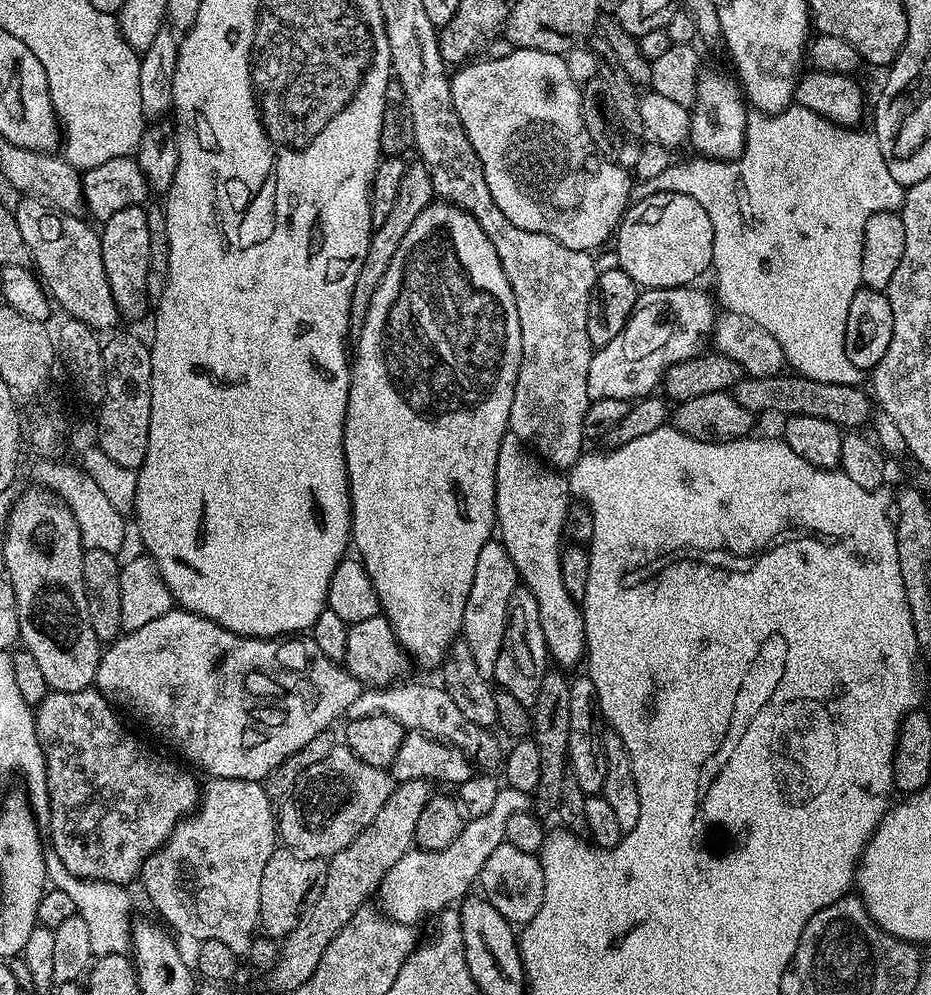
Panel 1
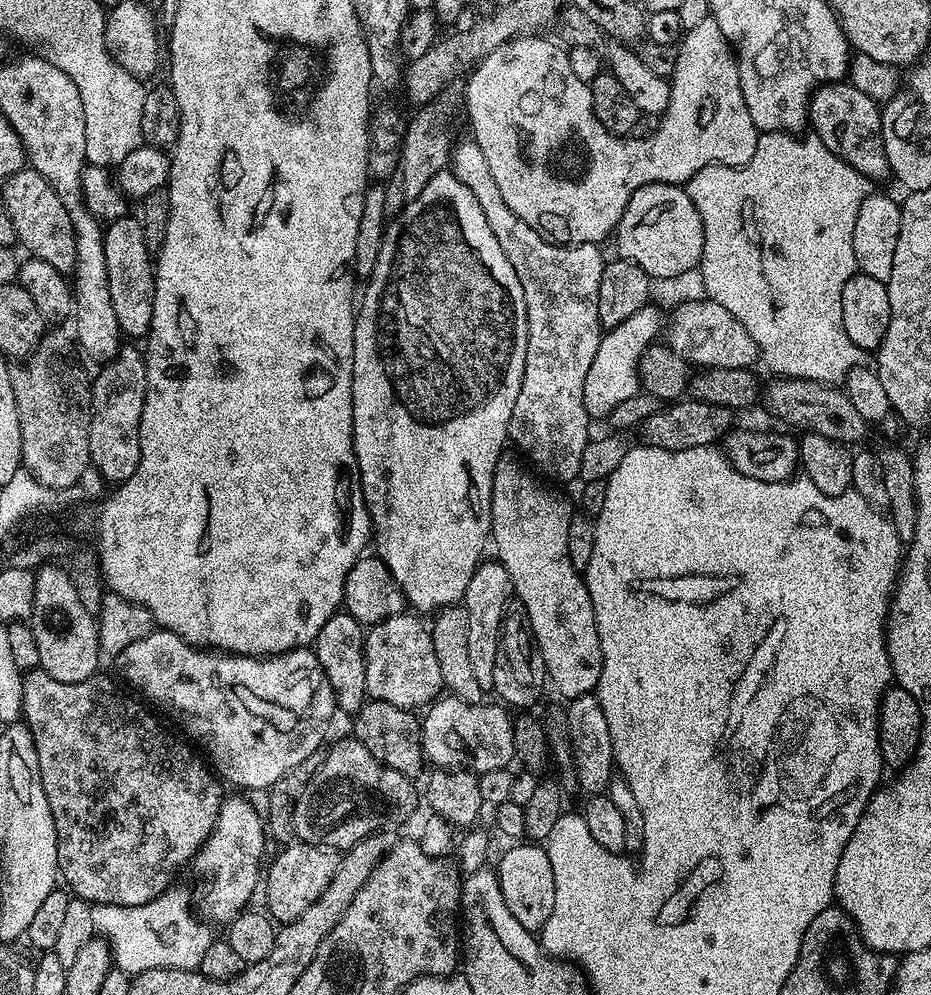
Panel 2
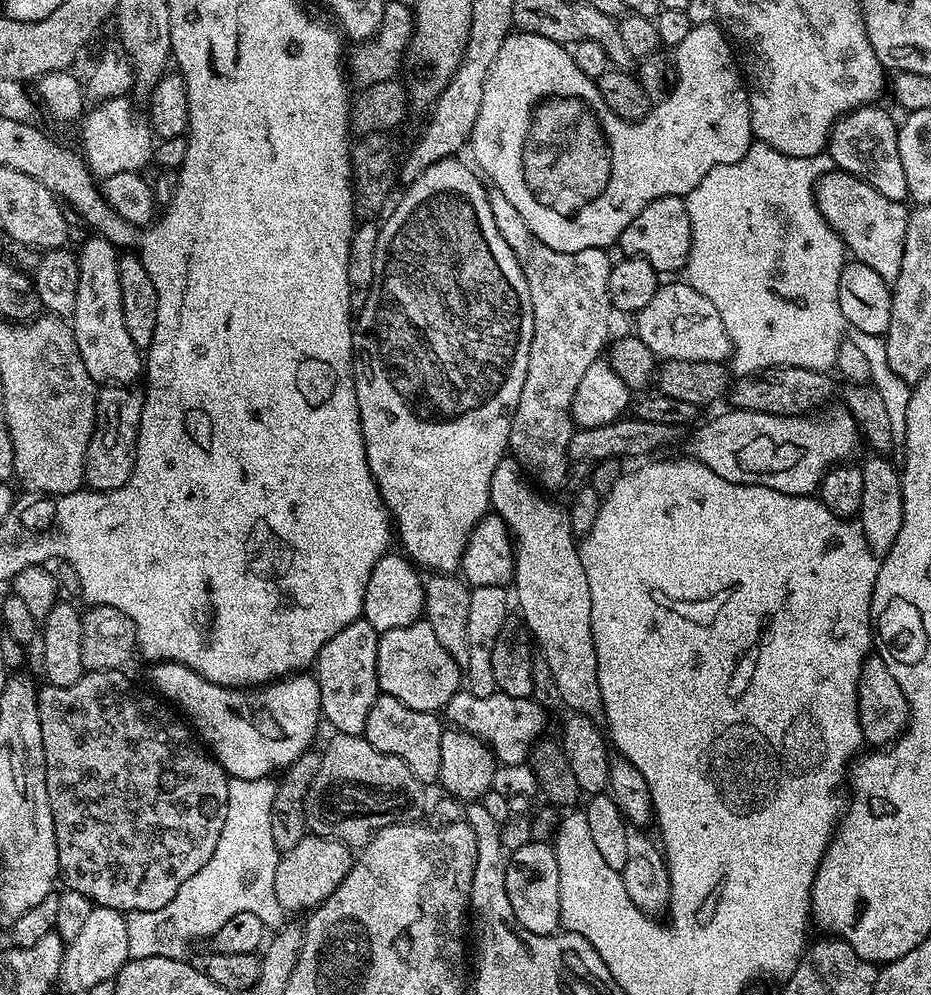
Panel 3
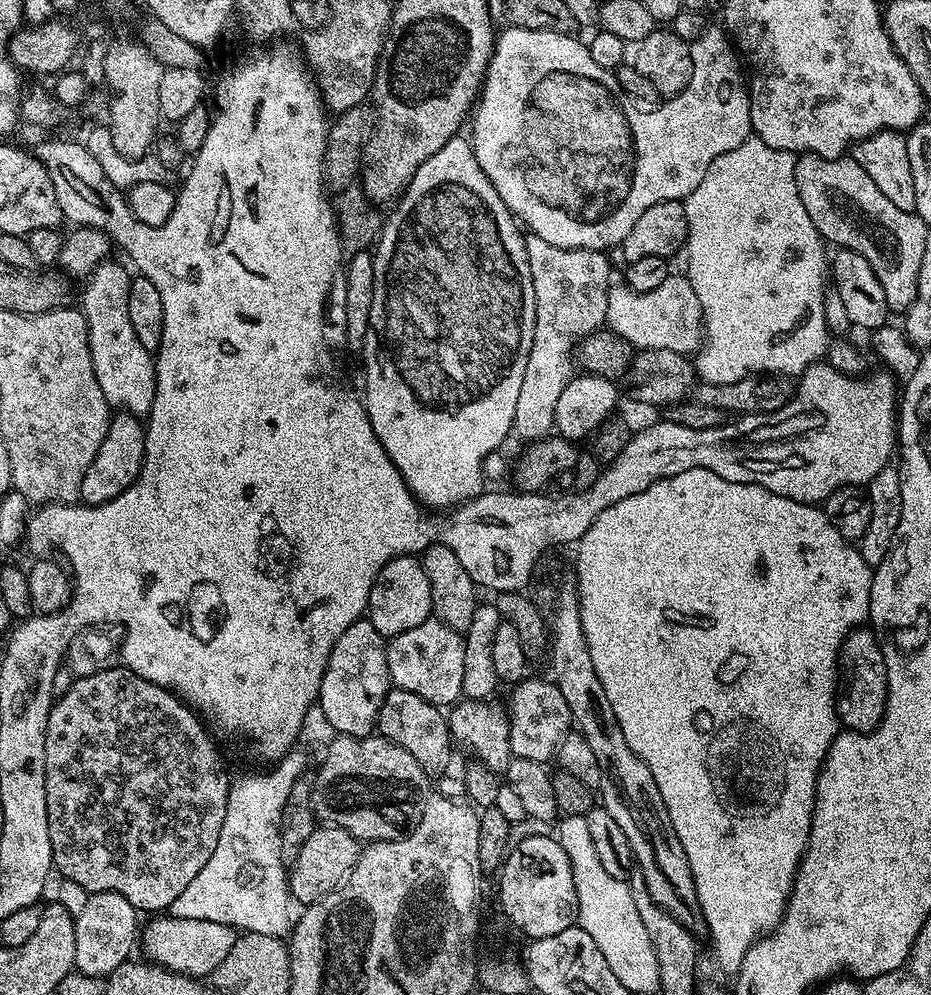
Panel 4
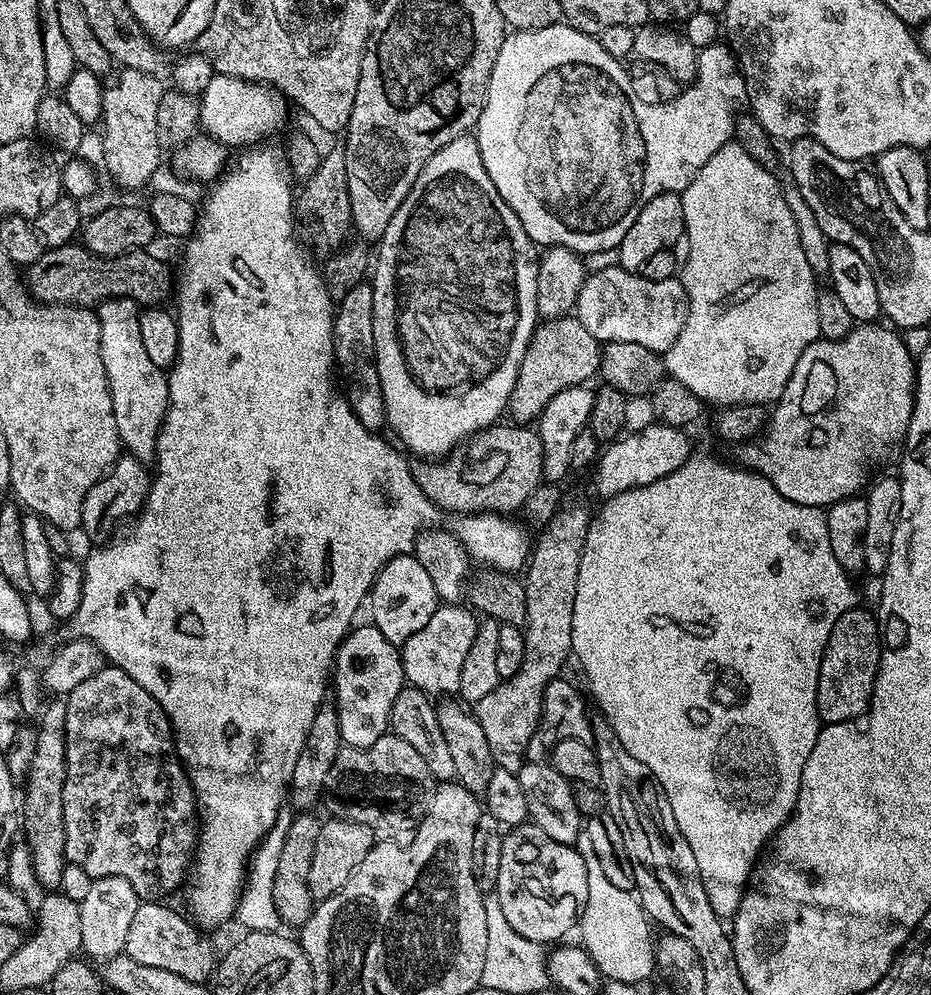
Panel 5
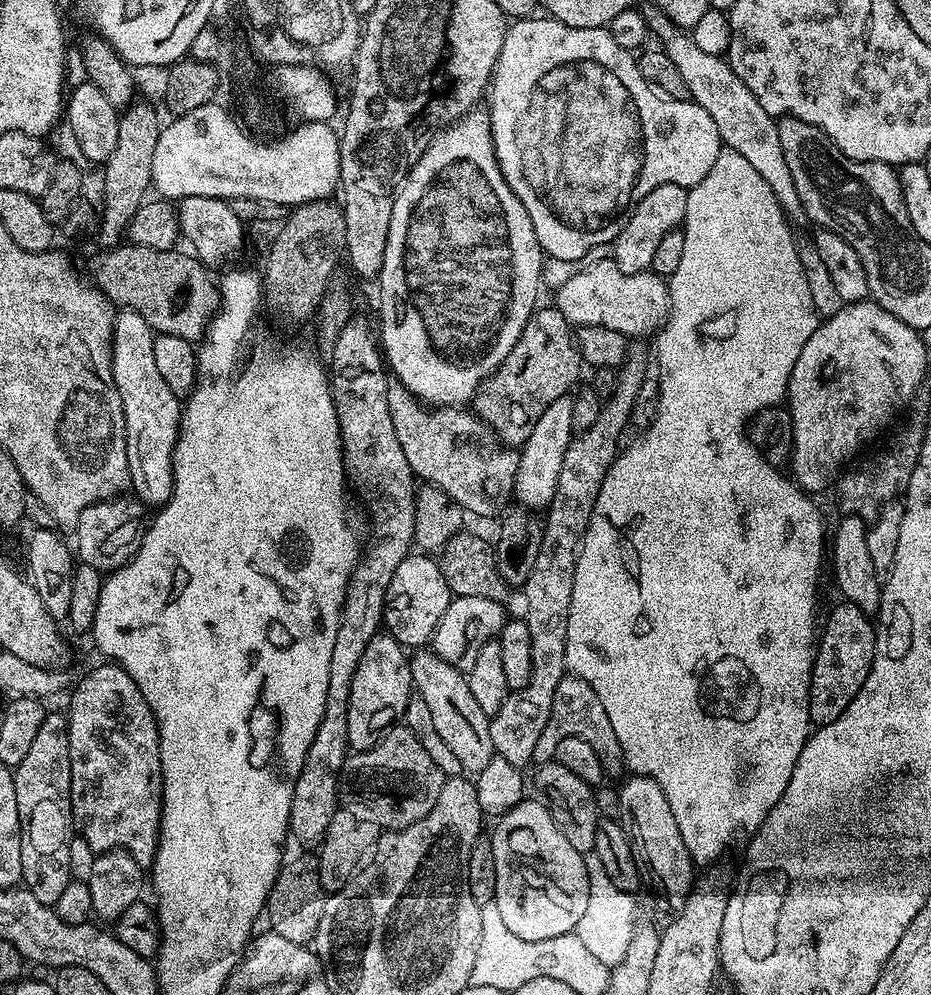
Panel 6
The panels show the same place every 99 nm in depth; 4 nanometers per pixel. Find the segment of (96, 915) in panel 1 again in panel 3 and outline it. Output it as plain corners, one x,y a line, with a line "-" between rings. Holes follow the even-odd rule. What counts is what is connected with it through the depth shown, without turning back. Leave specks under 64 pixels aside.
263,776
262,778
231,777
228,782
228,805
226,806
226,822
222,825
222,834
218,838
218,846
214,854
210,854
210,862
194,874
194,878
186,878
182,886
178,886
178,894
162,906
162,910
149,912
133,912
127,917
128,922
128,954
133,960
138,958
174,958
183,960
189,954
188,947
195,940
207,941
234,914
254,914
262,918
265,929
275,930
285,923
284,907
278,902
278,894
274,894
274,873
278,871
281,858
274,846
274,834
270,834
270,810
274,802
277,781

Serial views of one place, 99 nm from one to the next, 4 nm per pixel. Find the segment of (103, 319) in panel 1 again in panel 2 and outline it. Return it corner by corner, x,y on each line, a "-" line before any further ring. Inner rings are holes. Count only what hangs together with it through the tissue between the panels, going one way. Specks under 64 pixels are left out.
24,166
3,181
2,188
2,202
10,214
16,239
21,245
24,243
26,253
48,262
63,274
71,273
76,266
76,231
66,206
62,206
62,198
58,198
50,182
46,182
46,178
32,167

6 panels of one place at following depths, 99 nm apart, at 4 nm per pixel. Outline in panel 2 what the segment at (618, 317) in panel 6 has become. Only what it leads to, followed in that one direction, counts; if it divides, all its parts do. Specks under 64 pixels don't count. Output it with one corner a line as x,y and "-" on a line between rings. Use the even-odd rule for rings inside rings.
707,298
688,300
673,310
666,324
666,343
689,365
706,368
752,368
757,363
760,351
746,334
746,326
726,310
726,306
718,306
718,302

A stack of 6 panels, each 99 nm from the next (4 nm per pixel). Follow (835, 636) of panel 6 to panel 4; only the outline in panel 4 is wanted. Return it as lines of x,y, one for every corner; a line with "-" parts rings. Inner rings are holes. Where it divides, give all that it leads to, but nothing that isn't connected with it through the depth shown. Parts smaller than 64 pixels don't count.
861,626
854,629
840,648
838,661
838,691
834,697
836,715
850,732
873,732
880,725
886,710
888,679
880,641
873,629

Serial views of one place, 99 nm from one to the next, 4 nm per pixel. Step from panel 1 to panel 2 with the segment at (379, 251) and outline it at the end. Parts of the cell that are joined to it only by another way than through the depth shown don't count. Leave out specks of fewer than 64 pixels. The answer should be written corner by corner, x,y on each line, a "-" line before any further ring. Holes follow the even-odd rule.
435,103
428,111
428,114
422,114
408,124
408,132
402,142
402,154
398,158
398,167
395,168
394,174
390,174
384,189
384,210
389,217
395,218
426,186
430,183
430,178
434,174
445,171
449,167
454,139
448,133
448,115
451,114
452,108
448,104

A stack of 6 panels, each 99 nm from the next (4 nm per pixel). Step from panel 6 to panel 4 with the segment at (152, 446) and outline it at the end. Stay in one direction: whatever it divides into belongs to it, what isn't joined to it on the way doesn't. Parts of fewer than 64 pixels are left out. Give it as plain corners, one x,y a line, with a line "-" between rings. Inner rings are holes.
108,258
97,265
86,277
88,285
84,288
84,297
78,301
88,323
90,338
90,358
94,362
94,374
98,378
98,386
102,386
102,394
113,409
129,412
131,416
147,417
154,406
154,390
156,389
156,362
153,353
138,342
133,323
130,322
129,299
132,280
128,276
129,269
115,264

